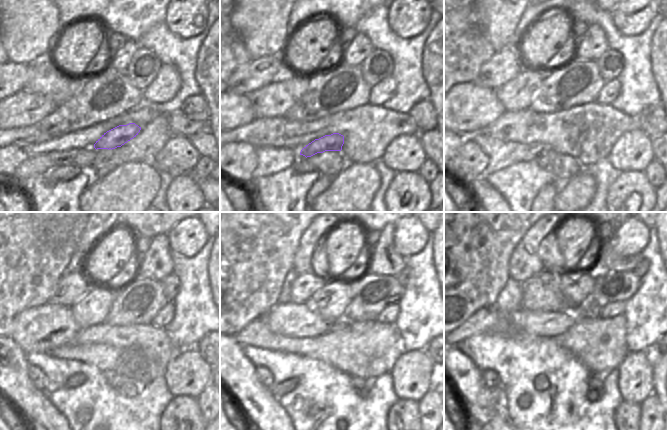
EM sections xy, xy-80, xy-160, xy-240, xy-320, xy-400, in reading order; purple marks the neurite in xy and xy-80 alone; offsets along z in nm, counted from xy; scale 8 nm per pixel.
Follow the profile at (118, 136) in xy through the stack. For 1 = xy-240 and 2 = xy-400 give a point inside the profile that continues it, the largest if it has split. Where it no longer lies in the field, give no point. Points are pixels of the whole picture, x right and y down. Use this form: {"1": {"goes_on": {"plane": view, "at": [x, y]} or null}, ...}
{"1": {"goes_on": {"plane": "xy-240", "at": [76, 380]}}, "2": {"goes_on": {"plane": "xy-400", "at": [490, 397]}}}

